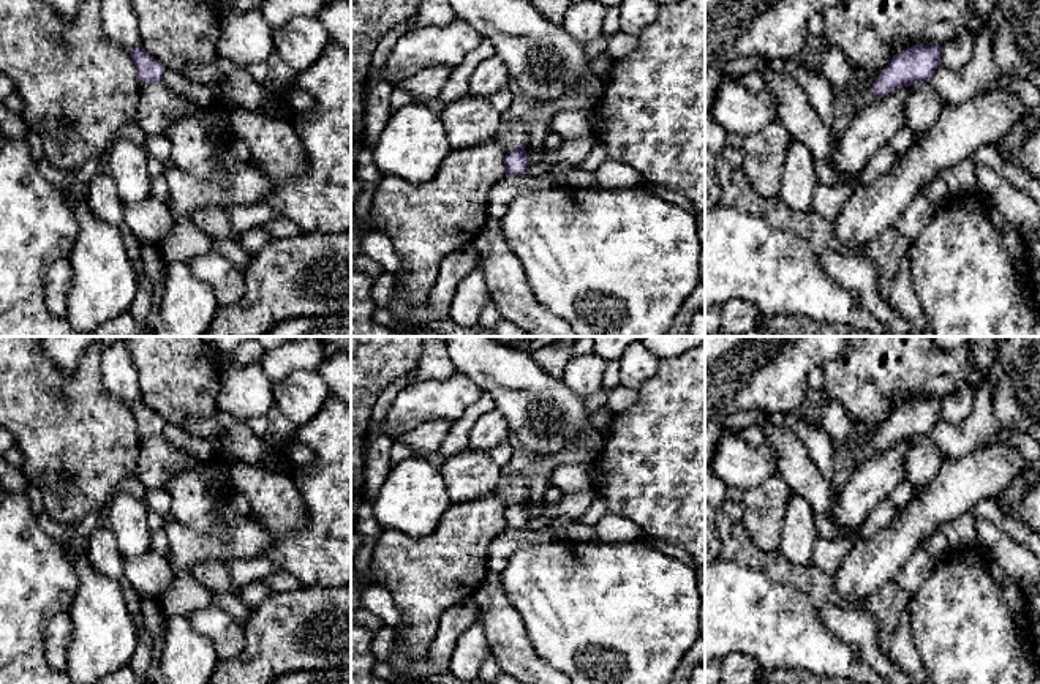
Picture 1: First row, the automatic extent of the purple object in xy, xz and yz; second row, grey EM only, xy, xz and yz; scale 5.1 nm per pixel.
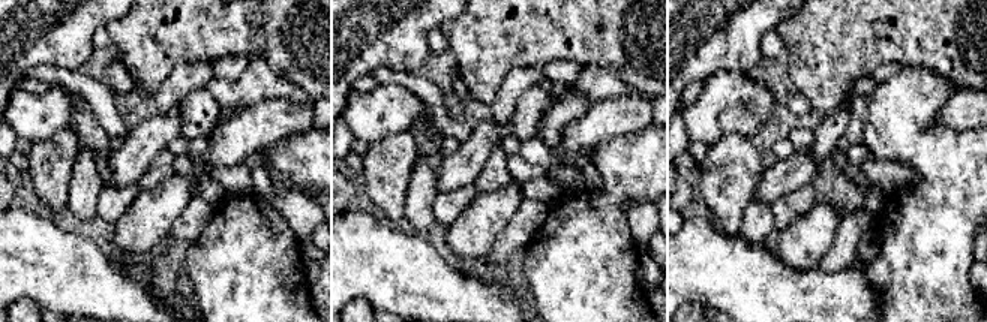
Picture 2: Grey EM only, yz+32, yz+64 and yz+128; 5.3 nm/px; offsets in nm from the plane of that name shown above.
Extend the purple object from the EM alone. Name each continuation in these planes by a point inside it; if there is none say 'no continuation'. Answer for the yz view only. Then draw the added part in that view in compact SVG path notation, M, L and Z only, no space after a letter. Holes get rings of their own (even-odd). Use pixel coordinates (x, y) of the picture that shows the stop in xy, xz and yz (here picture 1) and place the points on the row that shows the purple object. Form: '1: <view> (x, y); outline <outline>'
no continuation

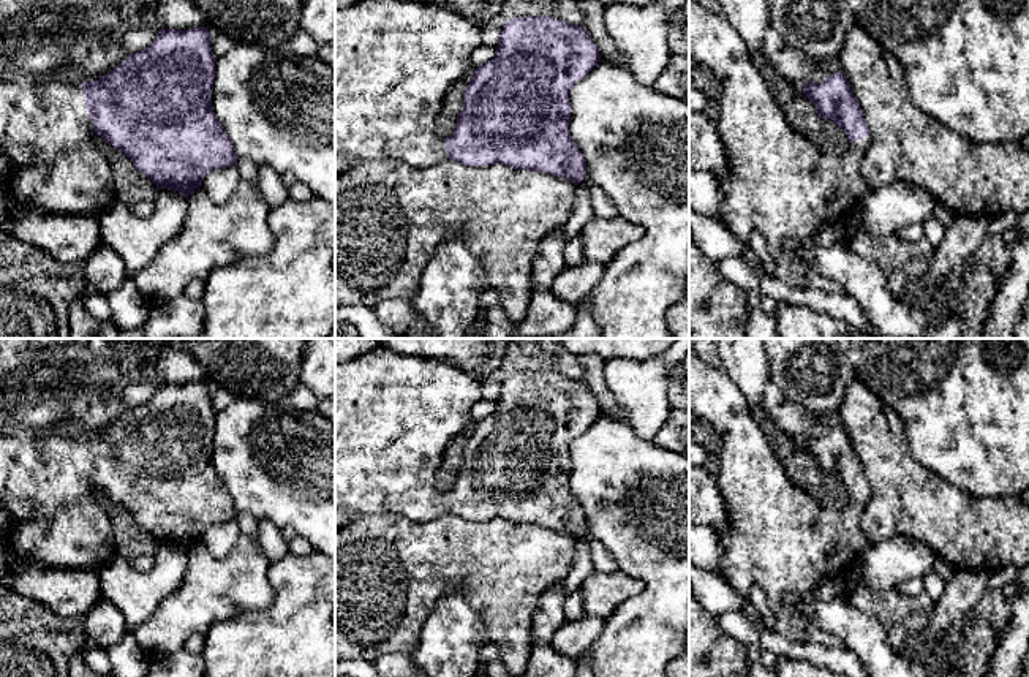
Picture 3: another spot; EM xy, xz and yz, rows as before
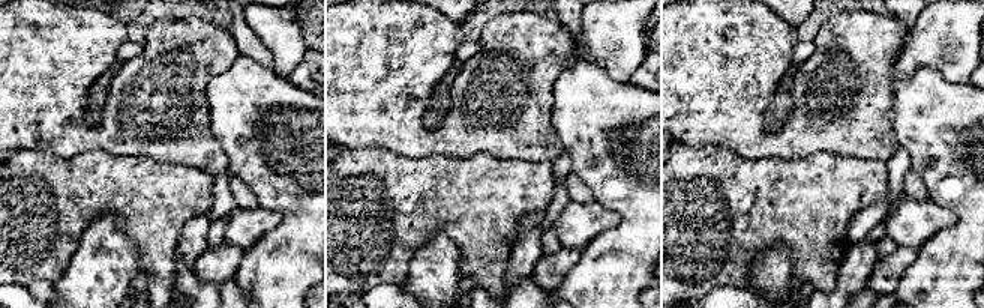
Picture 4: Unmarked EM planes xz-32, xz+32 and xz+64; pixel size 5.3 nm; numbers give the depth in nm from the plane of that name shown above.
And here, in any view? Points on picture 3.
1: xy (48, 114); outline M51 76L30 81L0 81L0 149L30 147L40 163L32 169L16 169L5 179L5 195L17 202L35 204L36 207L68 215L95 215L109 209L115 201L114 174L107 158L95 142L95 131L85 109L82 90L62 76Z

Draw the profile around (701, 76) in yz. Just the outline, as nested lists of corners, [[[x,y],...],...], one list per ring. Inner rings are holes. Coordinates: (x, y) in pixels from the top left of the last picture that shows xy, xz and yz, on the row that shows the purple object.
[[[689,59],[689,81],[707,95],[708,104],[703,114],[716,122],[721,109],[721,82],[707,66],[694,59]]]

